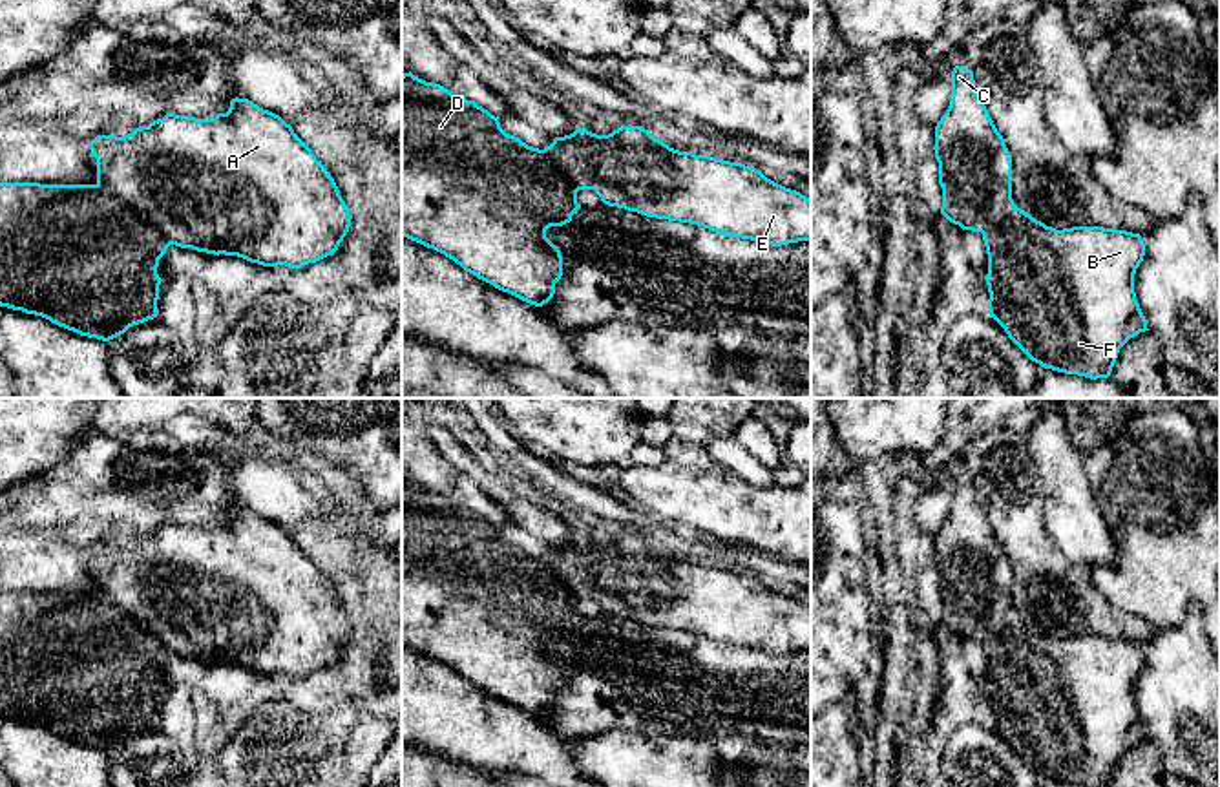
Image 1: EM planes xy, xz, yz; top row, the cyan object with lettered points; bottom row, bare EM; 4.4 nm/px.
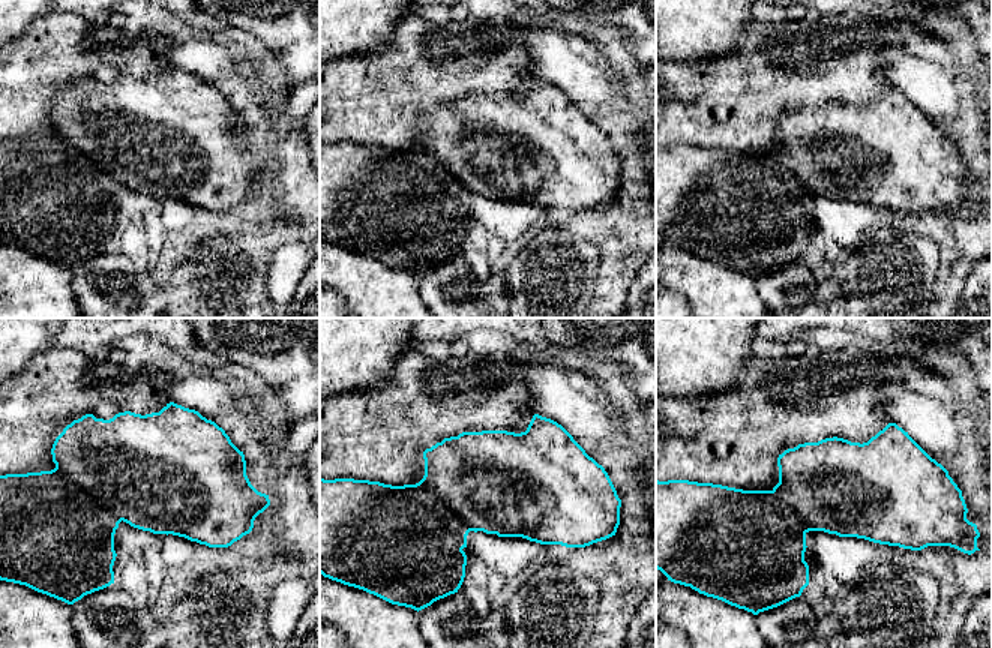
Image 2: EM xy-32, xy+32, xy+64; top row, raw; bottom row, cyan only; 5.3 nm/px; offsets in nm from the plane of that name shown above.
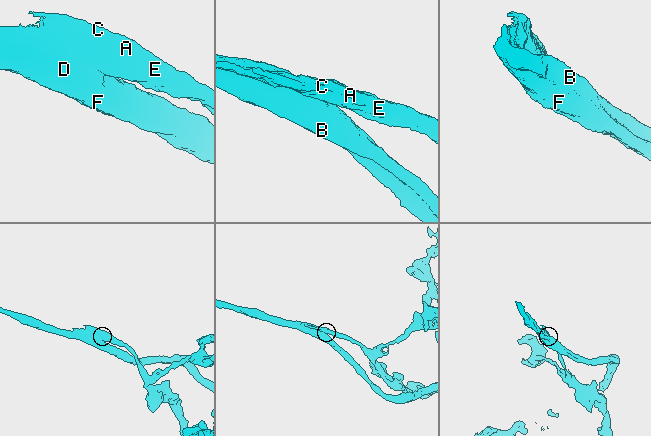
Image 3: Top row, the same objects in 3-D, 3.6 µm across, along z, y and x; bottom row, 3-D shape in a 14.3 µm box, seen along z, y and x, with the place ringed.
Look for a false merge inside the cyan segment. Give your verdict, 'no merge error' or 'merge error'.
merge error

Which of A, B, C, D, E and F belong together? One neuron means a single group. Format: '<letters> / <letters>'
A C E / B D F

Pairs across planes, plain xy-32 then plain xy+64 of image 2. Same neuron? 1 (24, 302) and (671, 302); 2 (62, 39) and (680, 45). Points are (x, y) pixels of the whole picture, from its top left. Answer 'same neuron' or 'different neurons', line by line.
1: different neurons
2: different neurons

